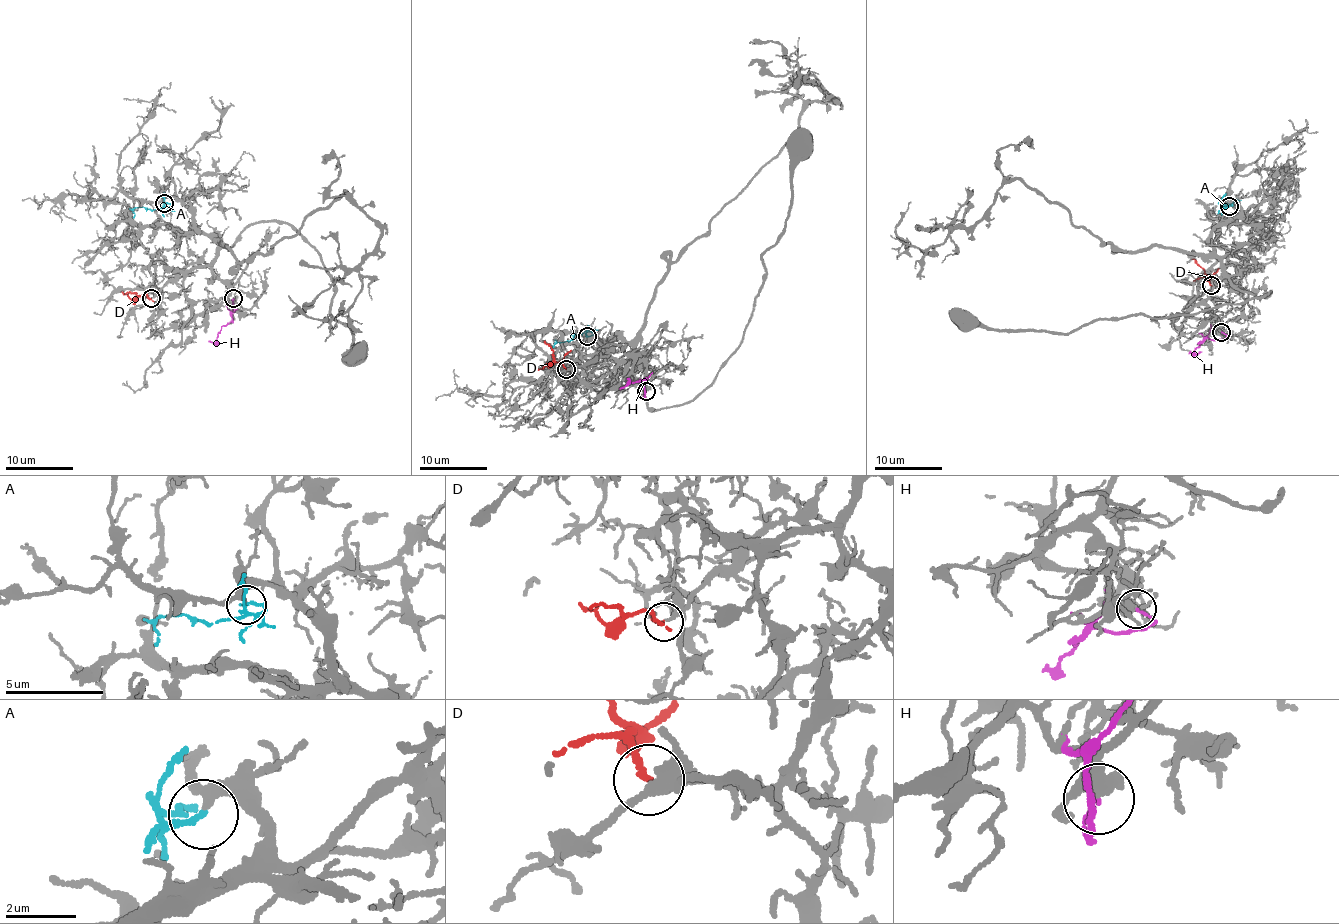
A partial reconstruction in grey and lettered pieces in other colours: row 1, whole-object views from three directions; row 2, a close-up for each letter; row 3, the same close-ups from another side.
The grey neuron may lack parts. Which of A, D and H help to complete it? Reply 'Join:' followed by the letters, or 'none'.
Join: D

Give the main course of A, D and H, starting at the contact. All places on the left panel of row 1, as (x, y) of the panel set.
A: (165, 203), (170, 203), (167, 207), (137, 207), (133, 218)
D: (151, 298), (144, 294), (131, 299), (121, 292)
H: (234, 298), (230, 321), (223, 326), (216, 340), (208, 340)

